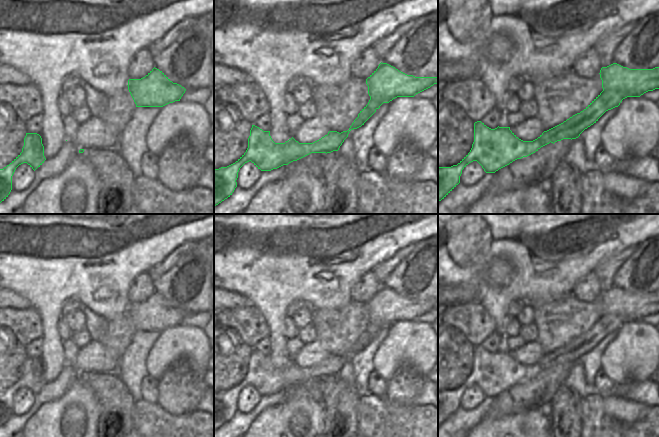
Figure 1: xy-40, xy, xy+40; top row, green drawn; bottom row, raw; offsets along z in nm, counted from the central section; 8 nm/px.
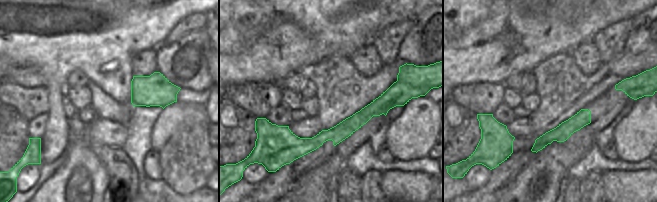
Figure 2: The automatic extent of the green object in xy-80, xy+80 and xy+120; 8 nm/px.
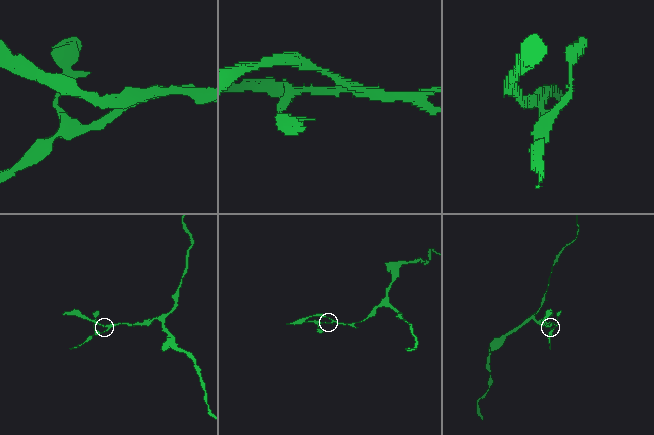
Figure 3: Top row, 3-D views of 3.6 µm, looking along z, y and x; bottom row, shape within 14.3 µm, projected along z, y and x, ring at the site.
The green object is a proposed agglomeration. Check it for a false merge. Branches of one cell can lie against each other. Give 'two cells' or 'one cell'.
two cells

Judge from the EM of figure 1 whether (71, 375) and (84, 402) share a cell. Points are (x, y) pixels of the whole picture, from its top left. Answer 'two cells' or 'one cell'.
two cells

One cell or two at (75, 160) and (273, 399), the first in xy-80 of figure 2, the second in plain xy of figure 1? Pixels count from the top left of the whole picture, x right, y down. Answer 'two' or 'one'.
two

